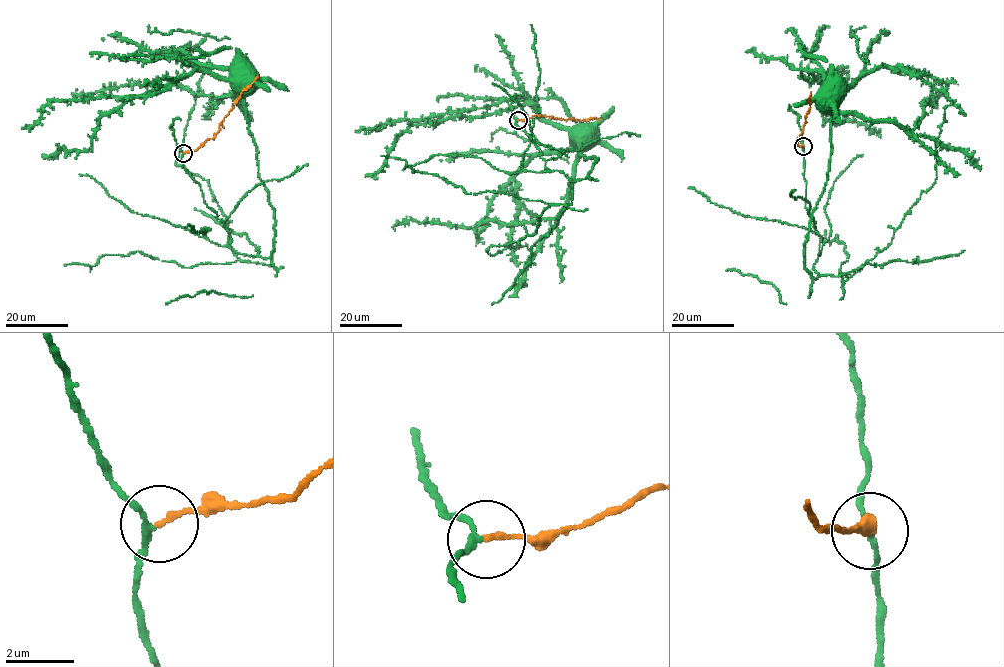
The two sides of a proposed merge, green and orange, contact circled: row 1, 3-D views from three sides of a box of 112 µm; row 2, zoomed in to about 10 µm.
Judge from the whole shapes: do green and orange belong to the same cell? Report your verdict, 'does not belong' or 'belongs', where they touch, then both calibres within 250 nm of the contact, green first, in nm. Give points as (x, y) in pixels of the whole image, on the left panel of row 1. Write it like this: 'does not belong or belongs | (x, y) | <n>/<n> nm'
does not belong | (183, 153) | 150/180 nm

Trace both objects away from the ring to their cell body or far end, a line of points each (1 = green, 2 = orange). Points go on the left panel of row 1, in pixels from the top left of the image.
1: (183, 152), (183, 167), (223, 221), (228, 245), (271, 256), (274, 209), (239, 91), (246, 78)
2: (184, 152), (196, 149), (212, 138), (244, 89), (258, 75)

